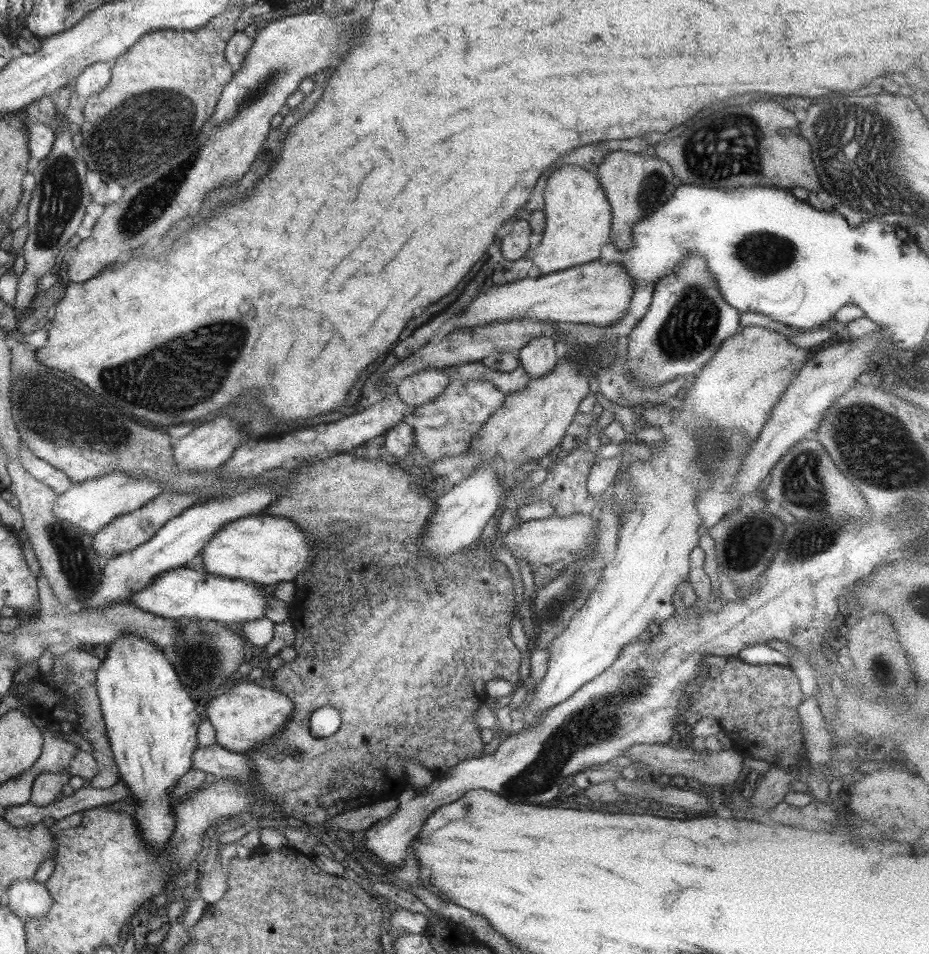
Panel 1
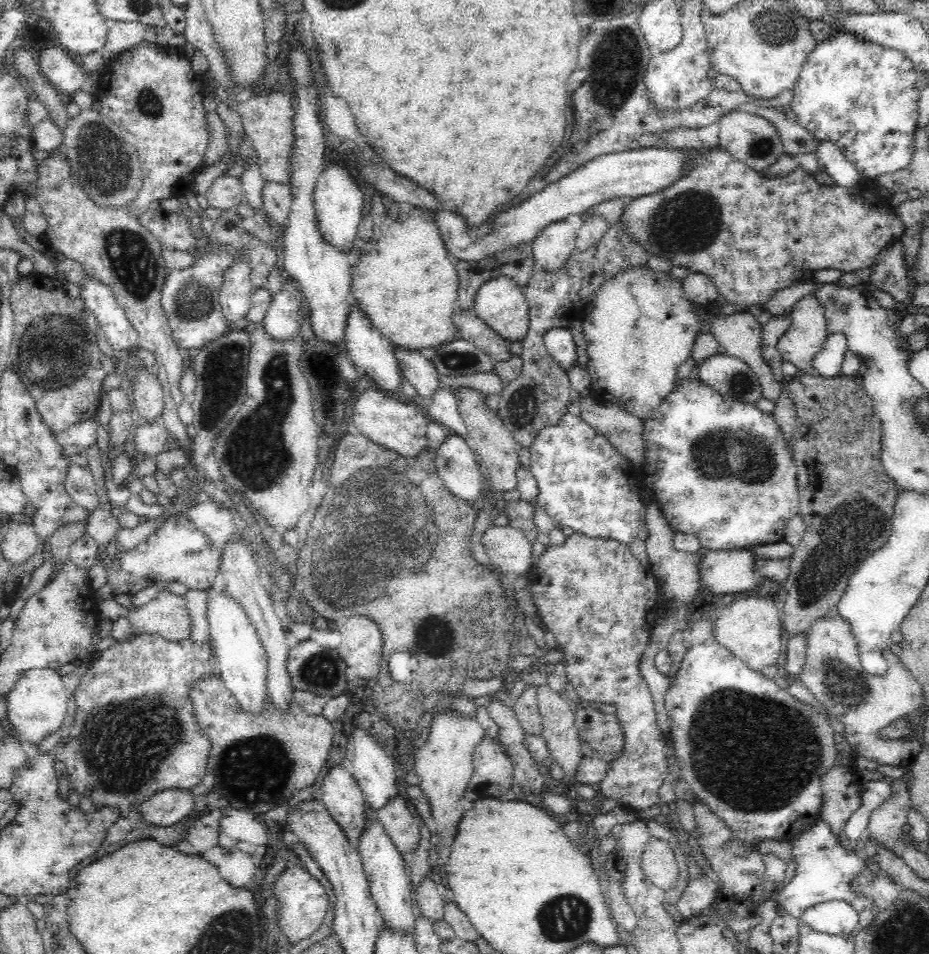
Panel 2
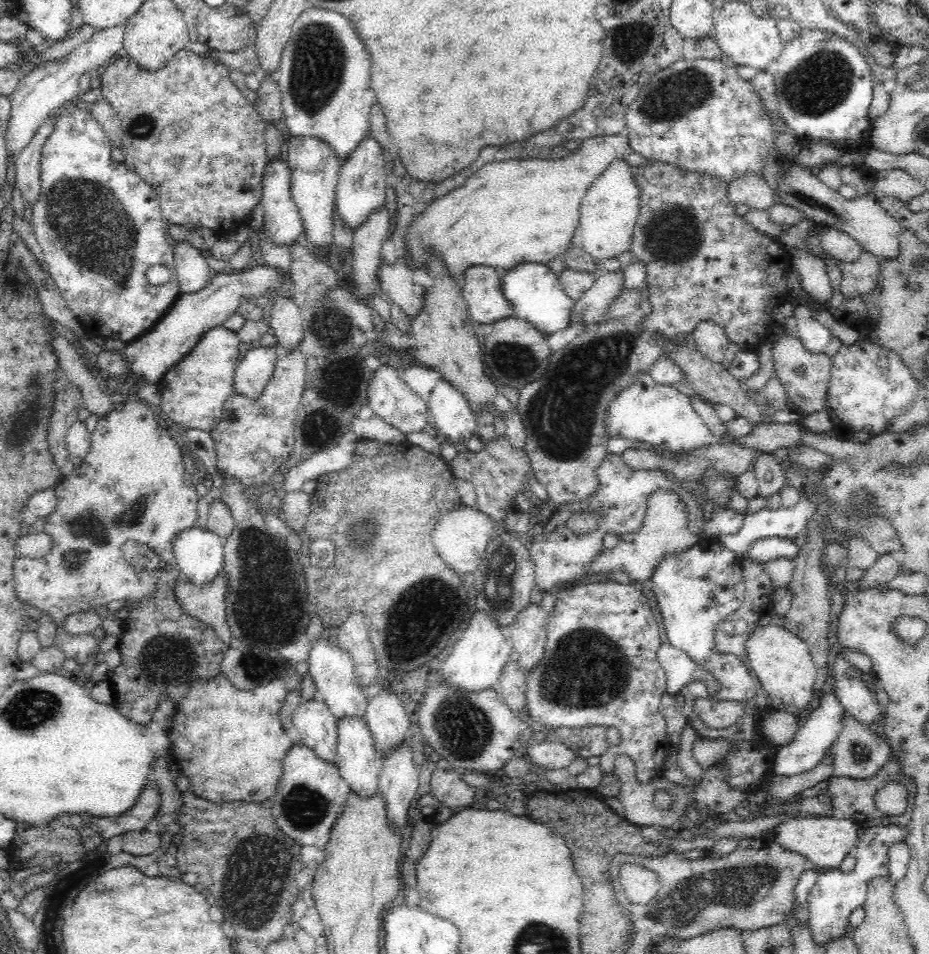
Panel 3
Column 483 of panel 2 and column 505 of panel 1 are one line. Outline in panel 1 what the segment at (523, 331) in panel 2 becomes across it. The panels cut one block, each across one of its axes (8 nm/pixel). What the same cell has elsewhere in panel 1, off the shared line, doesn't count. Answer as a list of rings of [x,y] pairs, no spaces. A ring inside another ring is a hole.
[[[597,259],[536,278],[526,277],[502,286],[488,286],[480,290],[462,312],[458,312],[460,324],[454,330],[472,329],[494,321],[522,318],[542,322],[553,320],[572,324],[612,326],[628,312],[634,290],[632,278],[622,264],[607,264]]]

